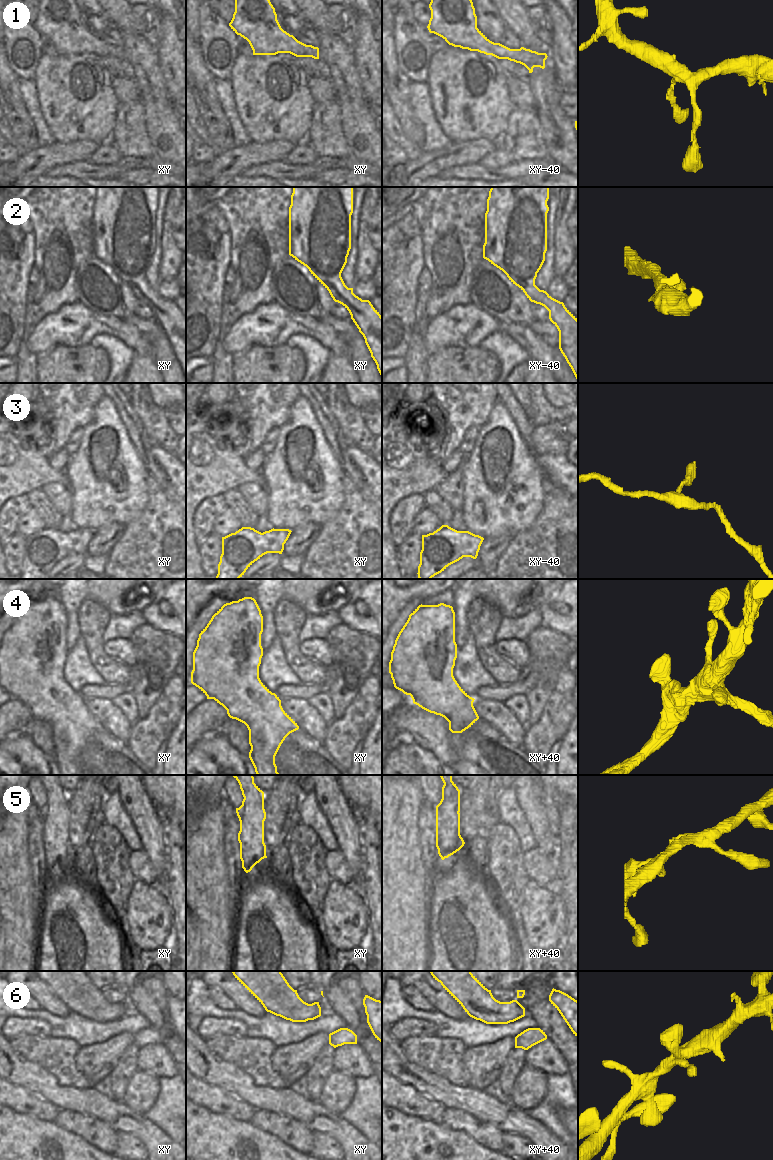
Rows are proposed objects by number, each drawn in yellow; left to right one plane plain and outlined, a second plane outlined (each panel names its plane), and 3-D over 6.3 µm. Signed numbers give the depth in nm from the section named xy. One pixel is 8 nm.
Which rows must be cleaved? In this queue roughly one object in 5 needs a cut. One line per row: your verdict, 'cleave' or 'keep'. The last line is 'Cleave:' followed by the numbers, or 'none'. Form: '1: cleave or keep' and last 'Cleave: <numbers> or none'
1: keep
2: keep
3: keep
4: keep
5: cleave
6: keep
Cleave: 5

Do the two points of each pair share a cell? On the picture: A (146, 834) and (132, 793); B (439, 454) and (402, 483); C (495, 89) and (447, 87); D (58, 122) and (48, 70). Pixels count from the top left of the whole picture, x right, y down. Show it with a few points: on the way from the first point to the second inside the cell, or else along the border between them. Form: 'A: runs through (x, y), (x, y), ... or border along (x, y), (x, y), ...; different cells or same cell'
A: runs through (146, 824), (143, 814), (136, 803); same cell
B: border along (430, 448), (430, 453), (441, 463); different cells
C: runs through (483, 95), (471, 97), (459, 87); same cell
D: runs through (58, 109), (58, 83); same cell

